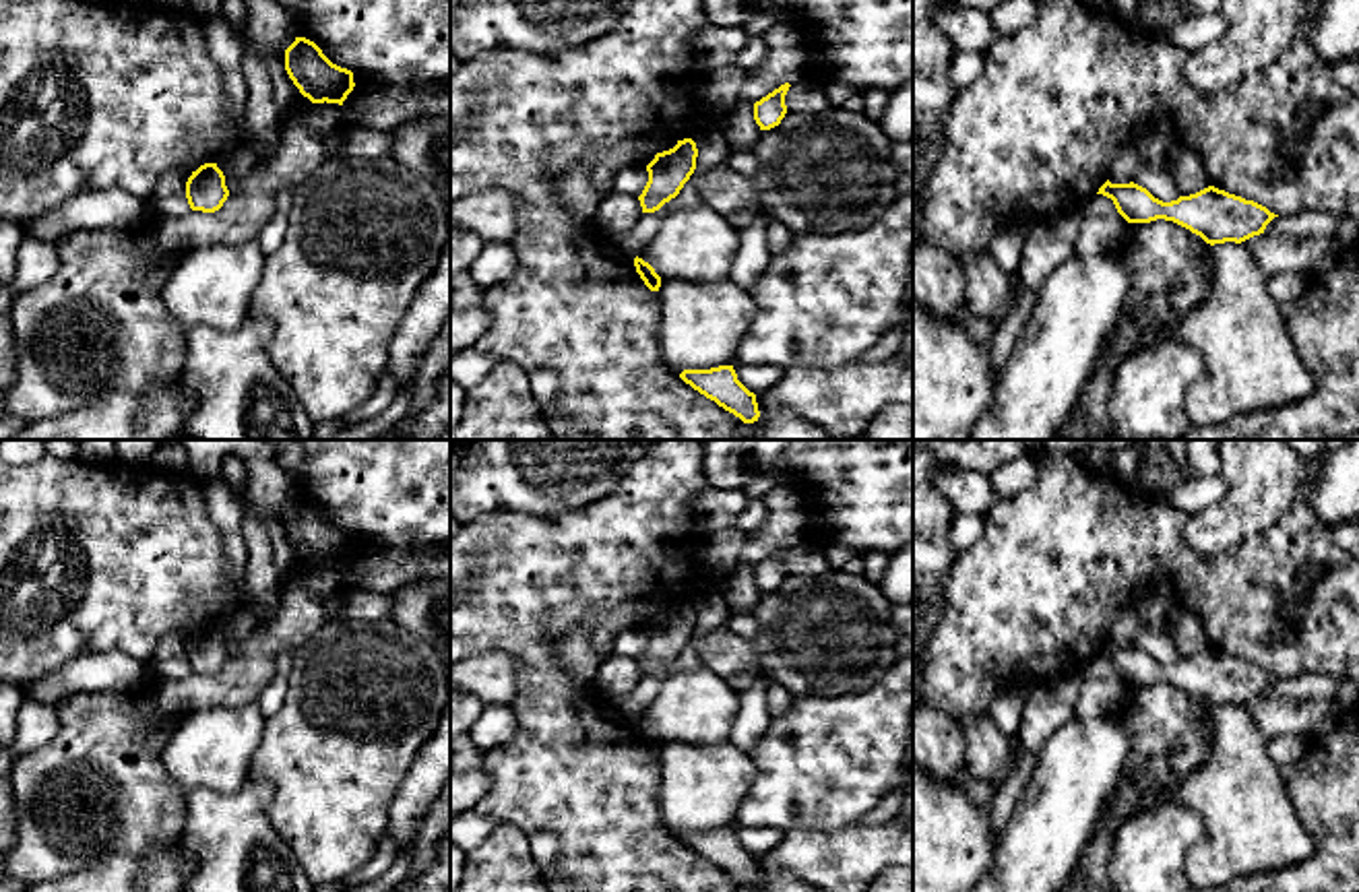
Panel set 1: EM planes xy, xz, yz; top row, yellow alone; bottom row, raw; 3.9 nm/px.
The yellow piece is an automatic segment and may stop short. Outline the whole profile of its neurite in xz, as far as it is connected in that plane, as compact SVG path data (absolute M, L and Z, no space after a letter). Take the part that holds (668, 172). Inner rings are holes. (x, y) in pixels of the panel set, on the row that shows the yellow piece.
M692 138L677 140L669 151L657 153L646 165L649 182L638 196L642 213L655 213L675 198L696 169L698 149Z

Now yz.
M1107 180L1097 194L1111 198L1128 223L1173 221L1210 246L1225 242L1241 244L1264 233L1266 225L1278 217L1254 200L1214 186L1163 202L1134 182L1111 184Z

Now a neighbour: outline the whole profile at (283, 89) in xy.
M266 50L264 66L273 81L273 97L279 109L287 109L293 99L299 95L299 89L293 85L285 70L285 52L283 50Z

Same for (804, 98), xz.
M810 81L791 85L785 95L785 105L791 114L822 114L832 109L822 87Z

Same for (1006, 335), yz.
M1020 289L1014 310L995 328L995 332L991 337L991 343L987 349L989 349L991 376L993 376L995 384L1002 378L1006 361L1033 312L1035 299L1037 299L1037 291Z

